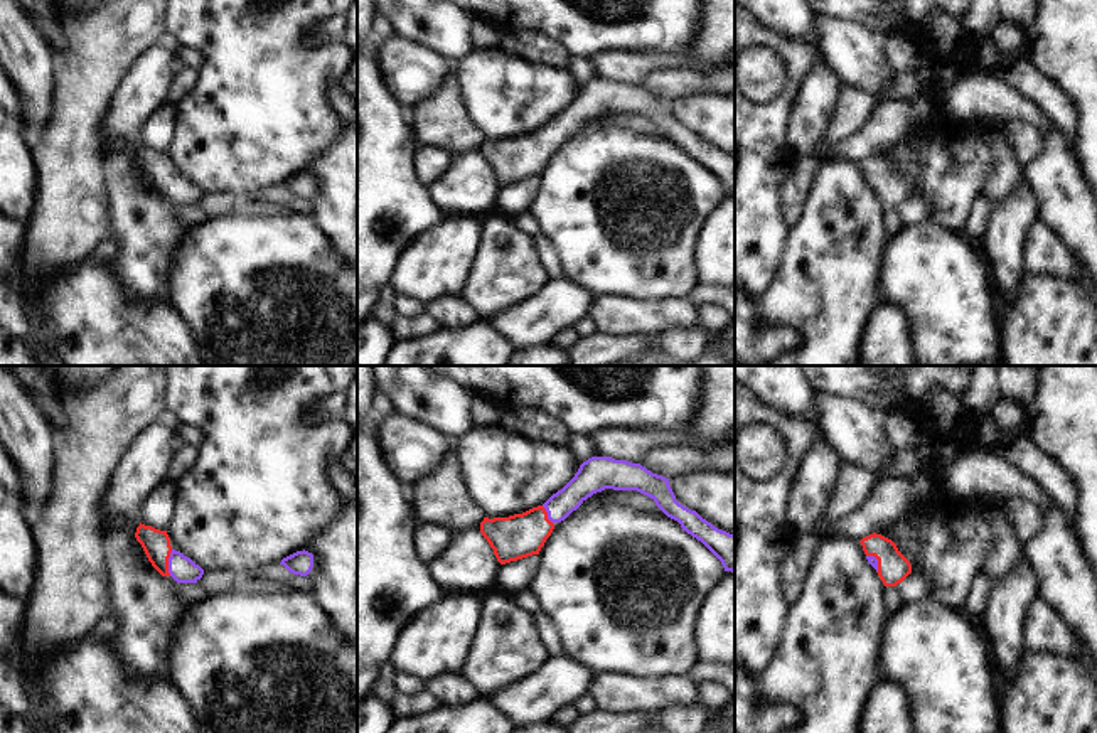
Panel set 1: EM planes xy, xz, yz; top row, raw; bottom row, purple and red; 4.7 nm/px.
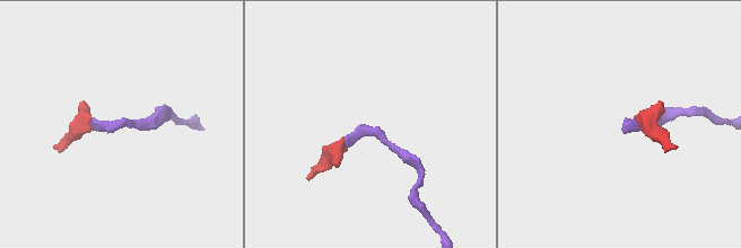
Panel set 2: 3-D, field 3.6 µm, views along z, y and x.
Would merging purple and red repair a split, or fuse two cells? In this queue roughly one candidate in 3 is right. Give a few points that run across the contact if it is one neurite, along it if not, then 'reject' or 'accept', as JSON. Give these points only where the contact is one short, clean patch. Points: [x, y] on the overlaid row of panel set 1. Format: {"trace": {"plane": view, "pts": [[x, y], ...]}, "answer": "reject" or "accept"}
{"trace": {"plane": "xy", "pts": [[182, 570], [169, 563], [155, 543]]}, "answer": "accept"}

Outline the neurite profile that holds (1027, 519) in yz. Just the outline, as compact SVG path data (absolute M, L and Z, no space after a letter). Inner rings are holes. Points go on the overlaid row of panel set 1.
M1014 497L1006 502L1008 521L1021 544L1030 543L1046 527L1045 514L1030 500Z

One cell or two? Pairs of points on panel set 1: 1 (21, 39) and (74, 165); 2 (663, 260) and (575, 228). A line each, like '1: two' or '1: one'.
1: two
2: one

